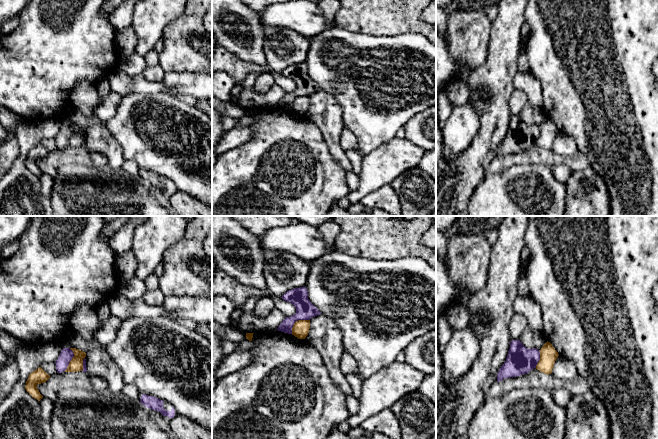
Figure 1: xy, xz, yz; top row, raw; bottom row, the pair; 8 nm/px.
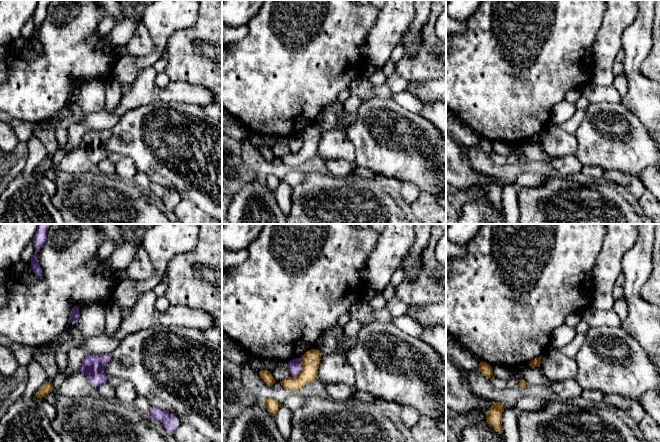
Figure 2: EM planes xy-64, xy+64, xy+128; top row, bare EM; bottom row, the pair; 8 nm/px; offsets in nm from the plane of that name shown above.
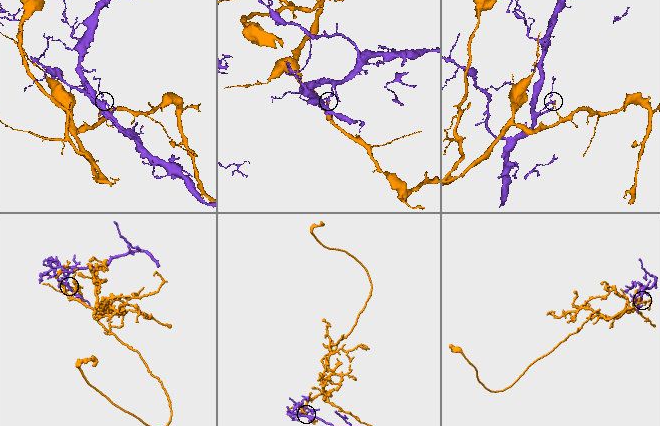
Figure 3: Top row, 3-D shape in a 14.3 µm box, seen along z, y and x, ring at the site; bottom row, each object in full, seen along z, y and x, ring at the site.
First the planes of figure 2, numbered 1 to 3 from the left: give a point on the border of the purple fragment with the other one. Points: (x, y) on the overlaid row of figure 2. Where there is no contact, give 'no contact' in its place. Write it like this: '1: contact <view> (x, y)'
1: no contact
2: contact xy+64 (302, 370)
3: no contact

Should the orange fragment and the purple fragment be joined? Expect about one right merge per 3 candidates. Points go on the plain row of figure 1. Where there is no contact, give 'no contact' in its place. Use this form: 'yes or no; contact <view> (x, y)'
no; contact xz (296, 97)

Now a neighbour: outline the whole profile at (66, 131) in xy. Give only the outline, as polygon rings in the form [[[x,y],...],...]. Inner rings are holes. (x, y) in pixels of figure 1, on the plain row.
[[[63,124],[59,131],[59,134],[55,138],[57,149],[64,148],[73,133],[74,129],[70,124]]]

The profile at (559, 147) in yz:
[[[559,131],[556,135],[551,150],[558,158],[569,157],[578,152],[575,139],[563,131]]]

